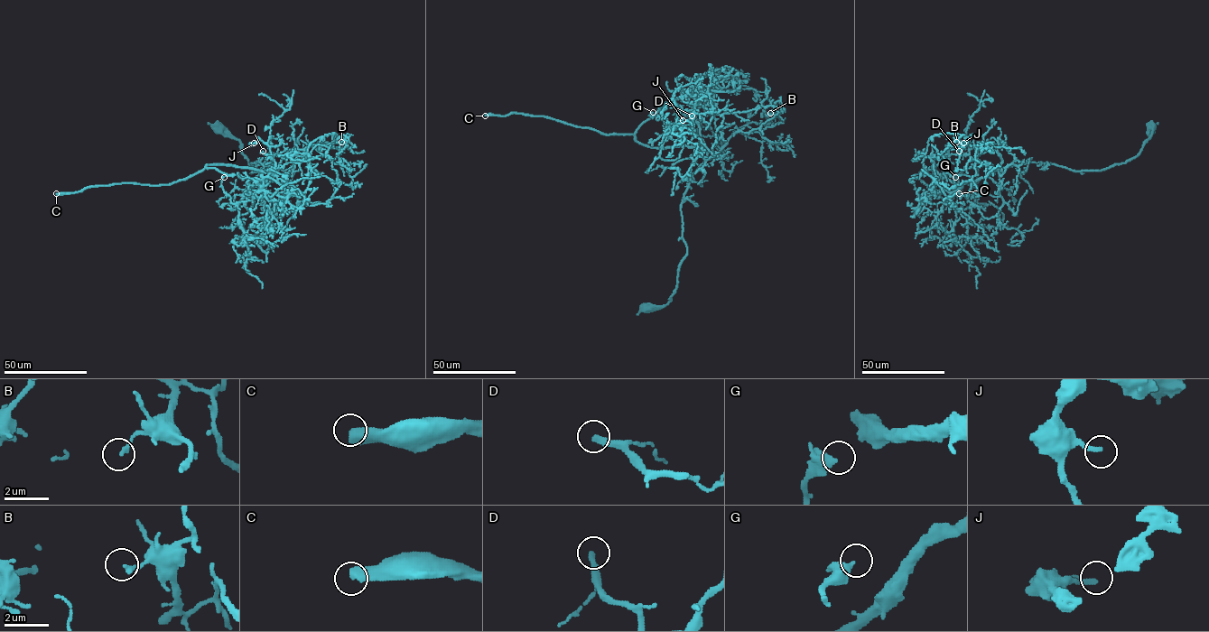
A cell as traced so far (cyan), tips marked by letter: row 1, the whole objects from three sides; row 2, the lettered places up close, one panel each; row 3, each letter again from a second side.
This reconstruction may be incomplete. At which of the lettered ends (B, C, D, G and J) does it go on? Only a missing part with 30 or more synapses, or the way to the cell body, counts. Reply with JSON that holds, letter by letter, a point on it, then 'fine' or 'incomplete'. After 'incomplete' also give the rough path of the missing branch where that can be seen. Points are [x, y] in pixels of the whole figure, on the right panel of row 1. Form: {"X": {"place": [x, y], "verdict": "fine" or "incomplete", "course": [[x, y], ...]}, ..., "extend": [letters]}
{"B": {"place": [956, 142], "verdict": "fine"}, "C": {"place": [959, 193], "verdict": "incomplete", "course": [[959, 193], [981, 197], [965, 195], [955, 187], [943, 198], [961, 158], [970, 162], [978, 158]]}, "D": {"place": [959, 151], "verdict": "incomplete", "course": [[959, 151], [952, 147], [954, 144], [968, 150], [977, 148], [1009, 128], [1018, 131], [1015, 139]]}, "G": {"place": [955, 177], "verdict": "fine"}, "J": {"place": [963, 143], "verdict": "fine"}, "extend": ["C", "D"]}

